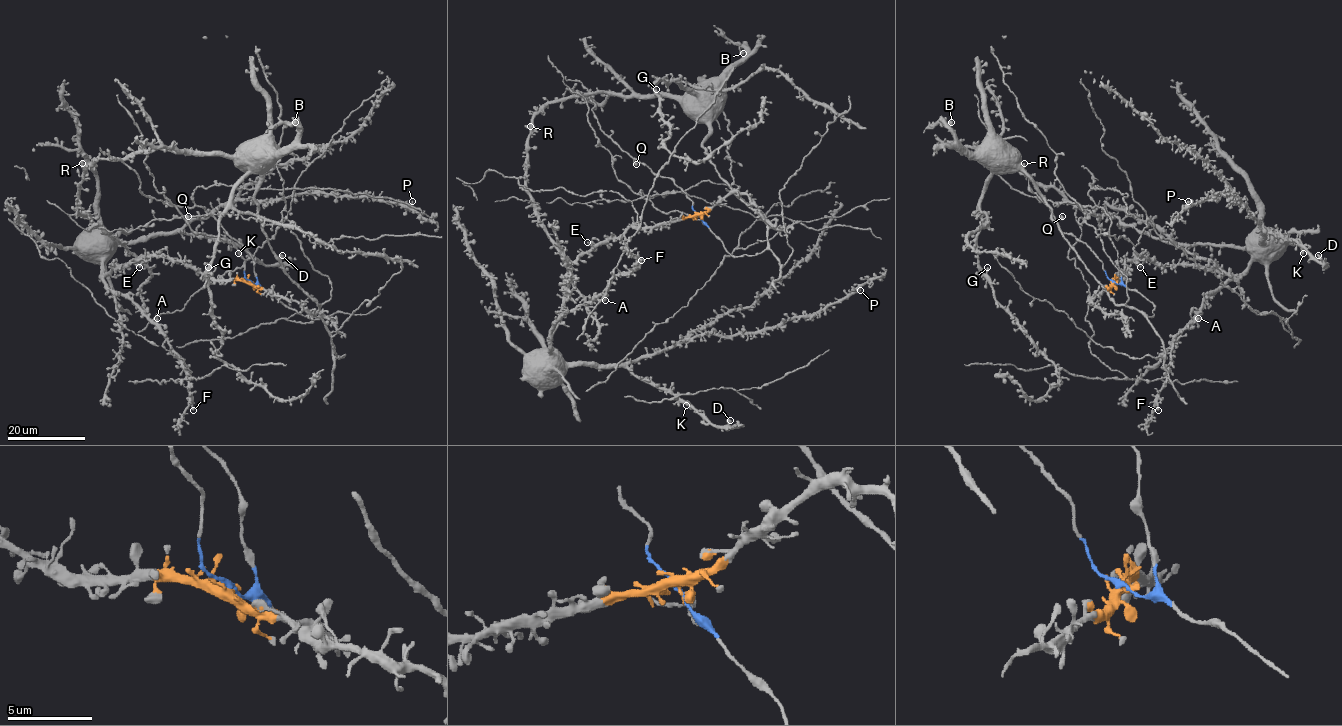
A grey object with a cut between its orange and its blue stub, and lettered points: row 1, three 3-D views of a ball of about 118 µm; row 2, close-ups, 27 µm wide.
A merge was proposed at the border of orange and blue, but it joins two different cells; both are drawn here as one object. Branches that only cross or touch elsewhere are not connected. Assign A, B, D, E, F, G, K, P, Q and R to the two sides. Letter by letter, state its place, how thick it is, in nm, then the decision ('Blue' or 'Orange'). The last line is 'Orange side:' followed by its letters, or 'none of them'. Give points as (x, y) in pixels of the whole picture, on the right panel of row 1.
A: Place: (1198, 318). Thickness 550 nm. Orange
B: Place: (951, 122). Thickness 700 nm. Blue
D: Place: (1318, 255). Thickness 600 nm. Orange
E: Place: (1140, 267). Thickness 280 nm. Orange
F: Place: (1158, 410). Thickness 300 nm. Orange
G: Place: (987, 267). Thickness 440 nm. Blue
K: Place: (1303, 253). Thickness 420 nm. Orange
P: Place: (1188, 201). Thickness 200 nm. Orange
Q: Place: (1062, 216). Thickness 550 nm. Blue
R: Place: (1024, 163). Thickness 480 nm. Blue
Orange side: A, D, E, F, K, P

